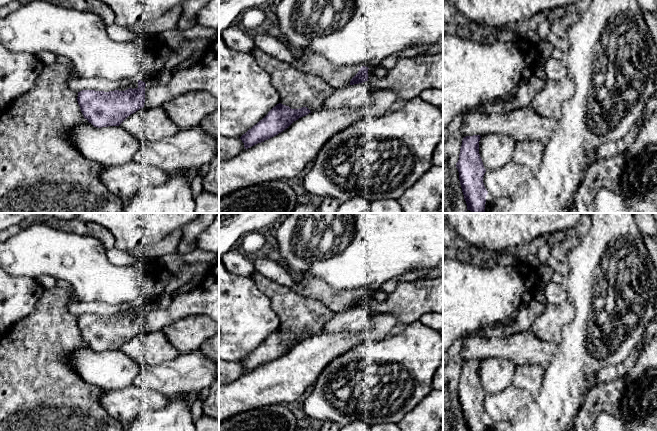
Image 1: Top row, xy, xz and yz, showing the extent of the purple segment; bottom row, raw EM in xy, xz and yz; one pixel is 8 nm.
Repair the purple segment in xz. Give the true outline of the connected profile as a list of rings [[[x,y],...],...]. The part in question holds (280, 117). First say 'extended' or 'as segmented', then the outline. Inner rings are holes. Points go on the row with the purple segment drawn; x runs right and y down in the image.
as segmented | [[[279,103],[262,120],[243,134],[240,139],[244,143],[245,149],[248,149],[278,135],[294,121],[309,113],[311,111],[307,107],[291,109],[289,106]]]

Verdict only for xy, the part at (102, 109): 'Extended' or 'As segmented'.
Extended

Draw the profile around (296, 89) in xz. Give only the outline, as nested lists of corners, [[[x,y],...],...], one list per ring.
[[[256,46],[251,53],[258,65],[270,75],[270,84],[279,94],[280,103],[291,109],[307,107],[311,112],[319,111],[335,90],[323,79],[300,71]]]

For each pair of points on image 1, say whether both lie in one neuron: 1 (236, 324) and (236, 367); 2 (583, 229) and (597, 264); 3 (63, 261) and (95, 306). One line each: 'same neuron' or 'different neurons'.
1: different neurons
2: different neurons
3: different neurons

